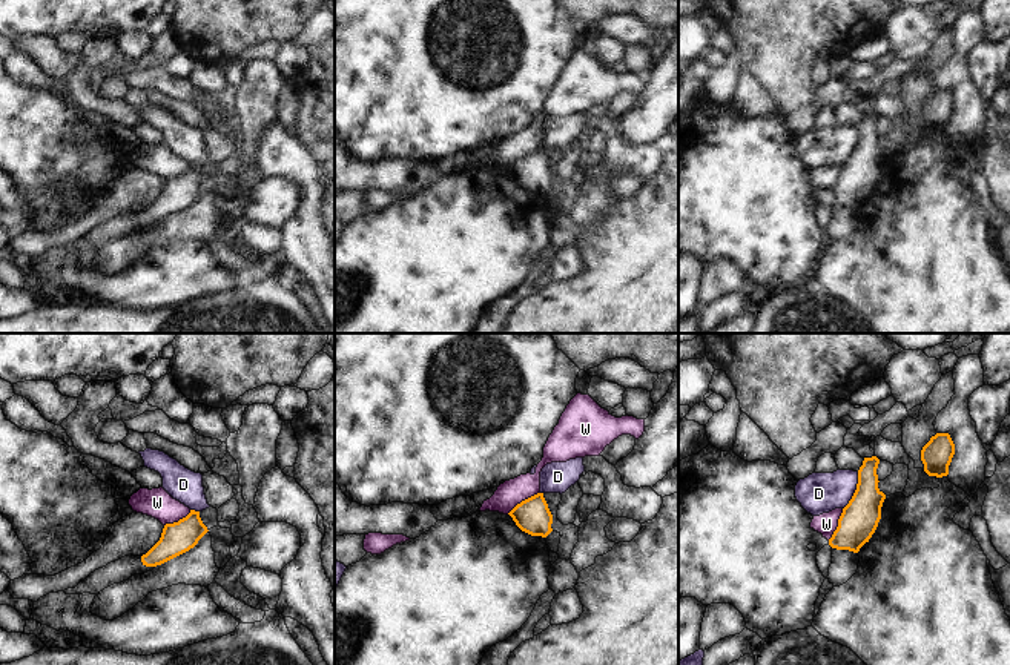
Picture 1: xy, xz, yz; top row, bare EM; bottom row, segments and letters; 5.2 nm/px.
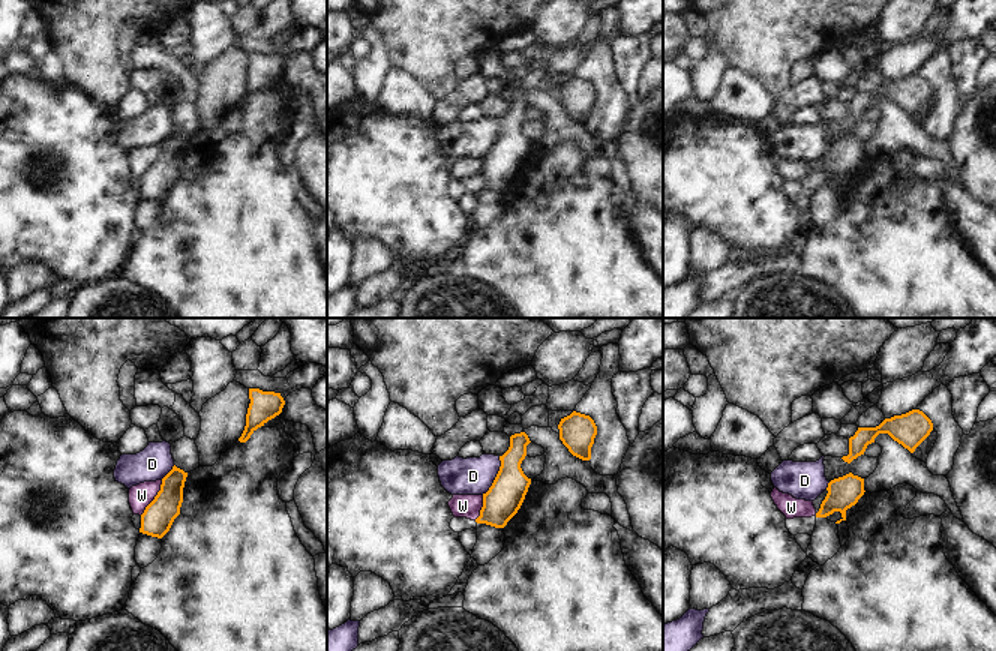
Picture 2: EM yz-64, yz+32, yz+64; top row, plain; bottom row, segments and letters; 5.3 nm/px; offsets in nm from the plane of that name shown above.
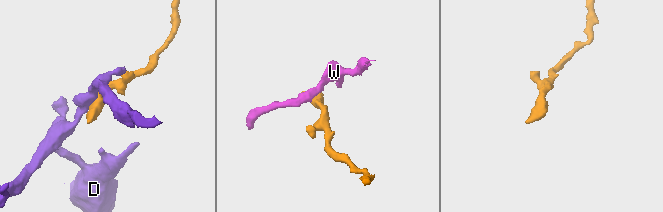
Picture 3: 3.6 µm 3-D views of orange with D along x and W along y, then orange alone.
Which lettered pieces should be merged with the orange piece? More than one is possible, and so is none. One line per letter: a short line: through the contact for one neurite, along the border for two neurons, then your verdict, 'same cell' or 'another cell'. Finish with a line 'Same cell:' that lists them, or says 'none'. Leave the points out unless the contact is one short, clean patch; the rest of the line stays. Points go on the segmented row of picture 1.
D: yz (858, 472), (855, 492), (843, 509) | another cell
W: xz (539, 492), (522, 499), (507, 513) | another cell
Same cell: none

